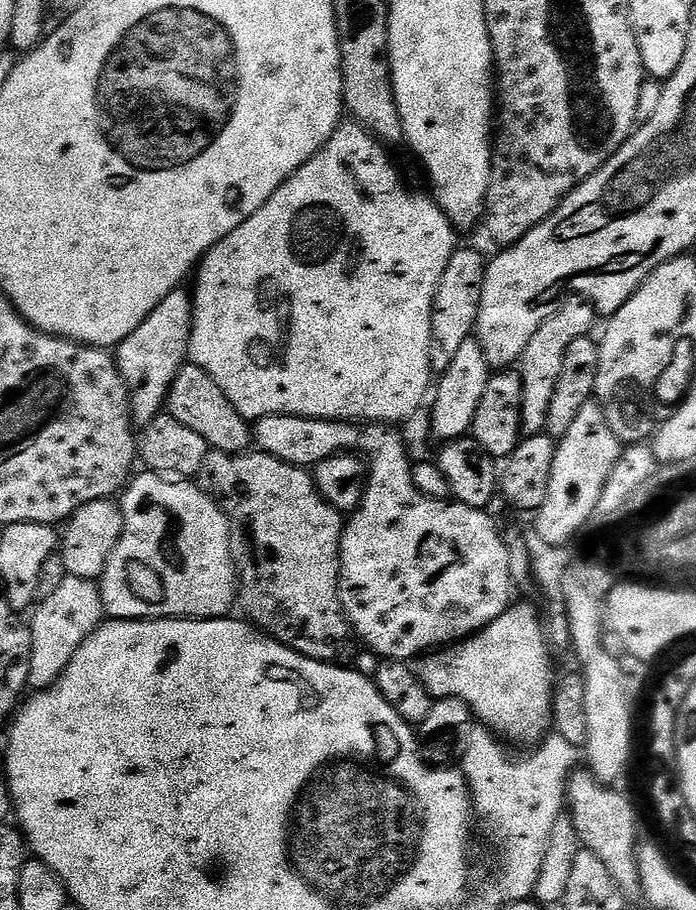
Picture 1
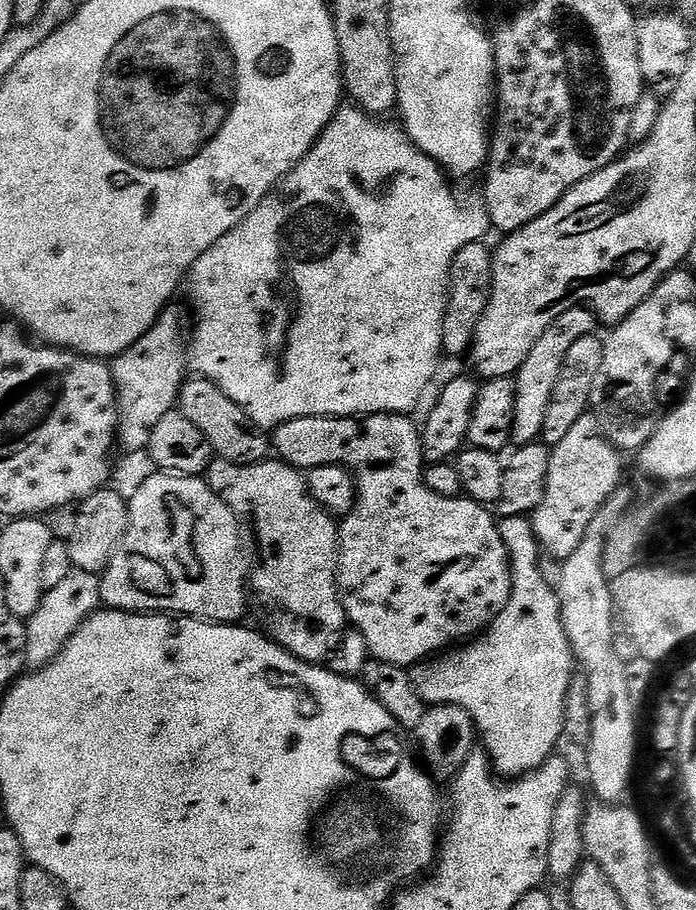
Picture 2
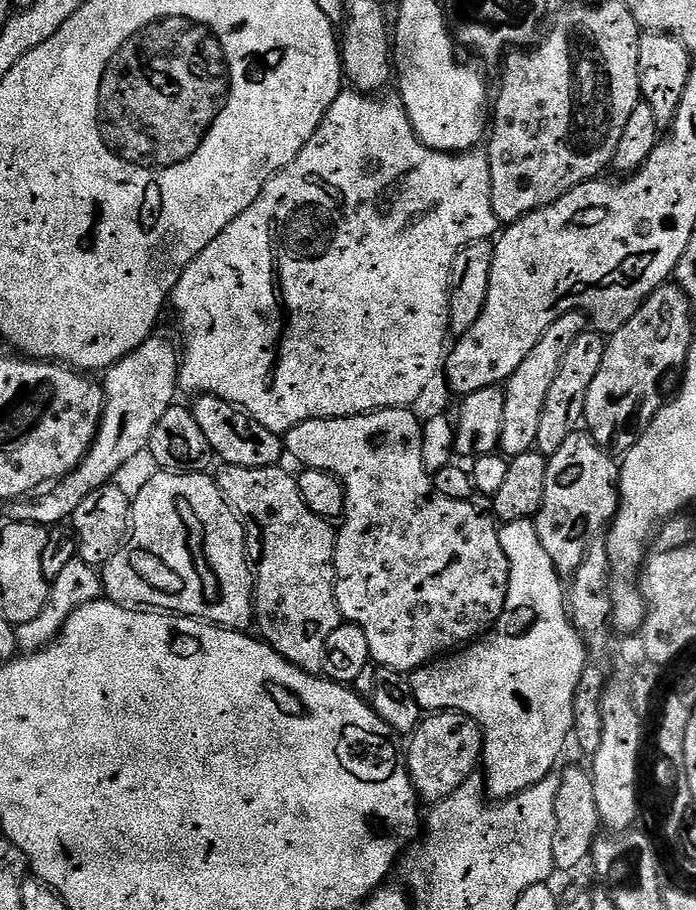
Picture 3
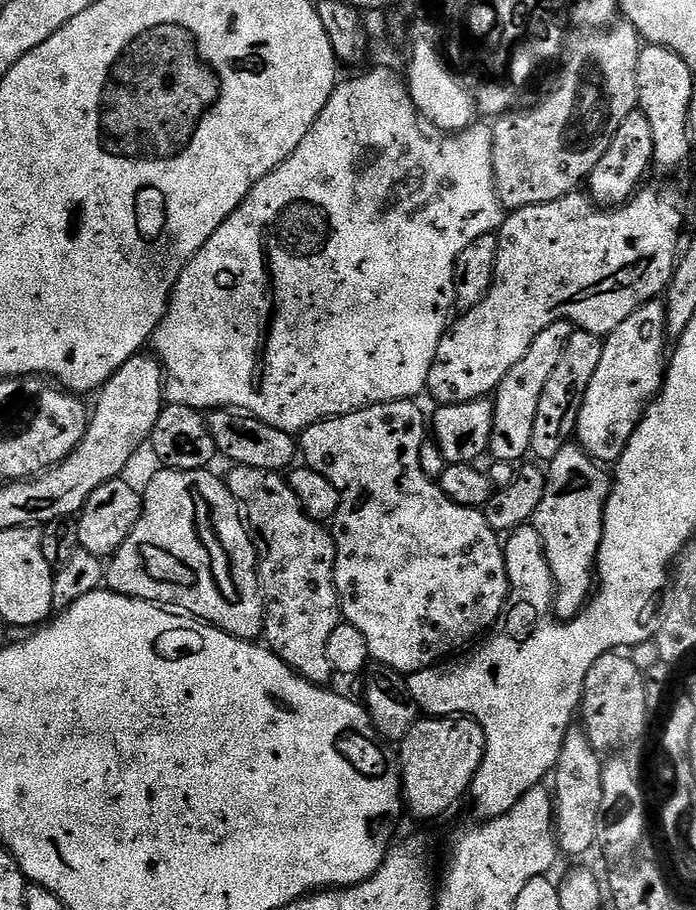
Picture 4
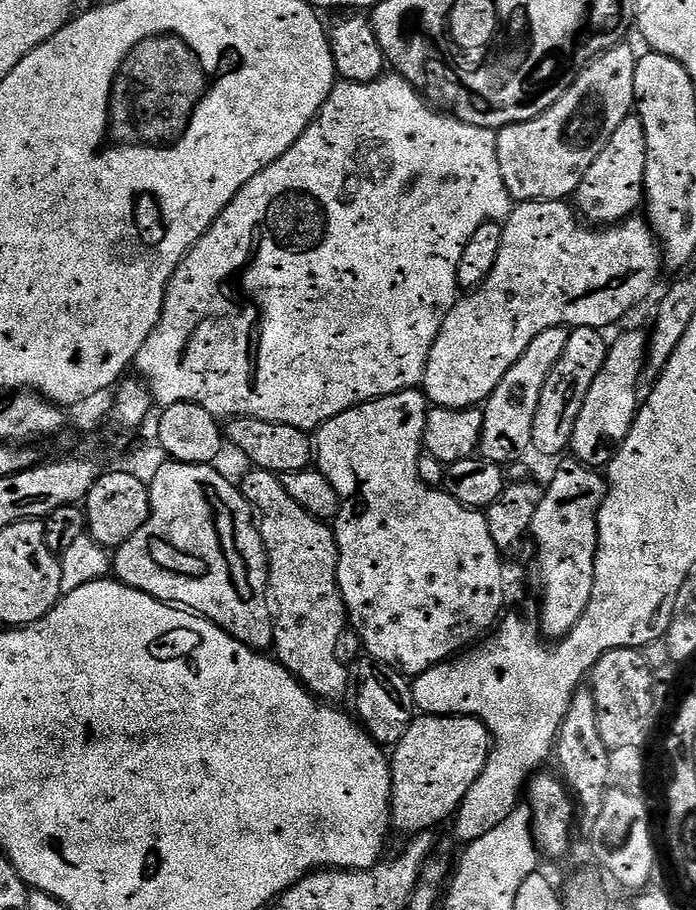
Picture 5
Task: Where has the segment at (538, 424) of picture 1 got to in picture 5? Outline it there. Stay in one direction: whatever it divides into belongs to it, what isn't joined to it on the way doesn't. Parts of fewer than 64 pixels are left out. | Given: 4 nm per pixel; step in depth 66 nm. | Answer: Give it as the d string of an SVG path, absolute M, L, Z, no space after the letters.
M551 328L542 330L526 350L522 350L522 358L506 370L506 378L498 382L496 389L483 405L484 421L482 422L482 438L478 449L479 455L490 464L507 466L525 459L527 452L533 451L532 431L534 430L534 414L538 410L538 398L542 394L542 386L546 378L550 378L550 370L562 358L562 350L566 350L569 329Z

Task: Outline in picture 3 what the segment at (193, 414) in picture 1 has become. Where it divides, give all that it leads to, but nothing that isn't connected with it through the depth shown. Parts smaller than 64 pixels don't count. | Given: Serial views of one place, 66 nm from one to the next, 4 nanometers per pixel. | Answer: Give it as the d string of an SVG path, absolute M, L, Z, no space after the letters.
M197 395L190 407L194 414L194 422L198 422L202 434L206 434L206 442L210 442L213 453L221 456L224 464L246 466L247 468L275 468L285 459L284 442L281 433L266 430L254 417L249 416L242 408L237 408L228 400L217 396Z

